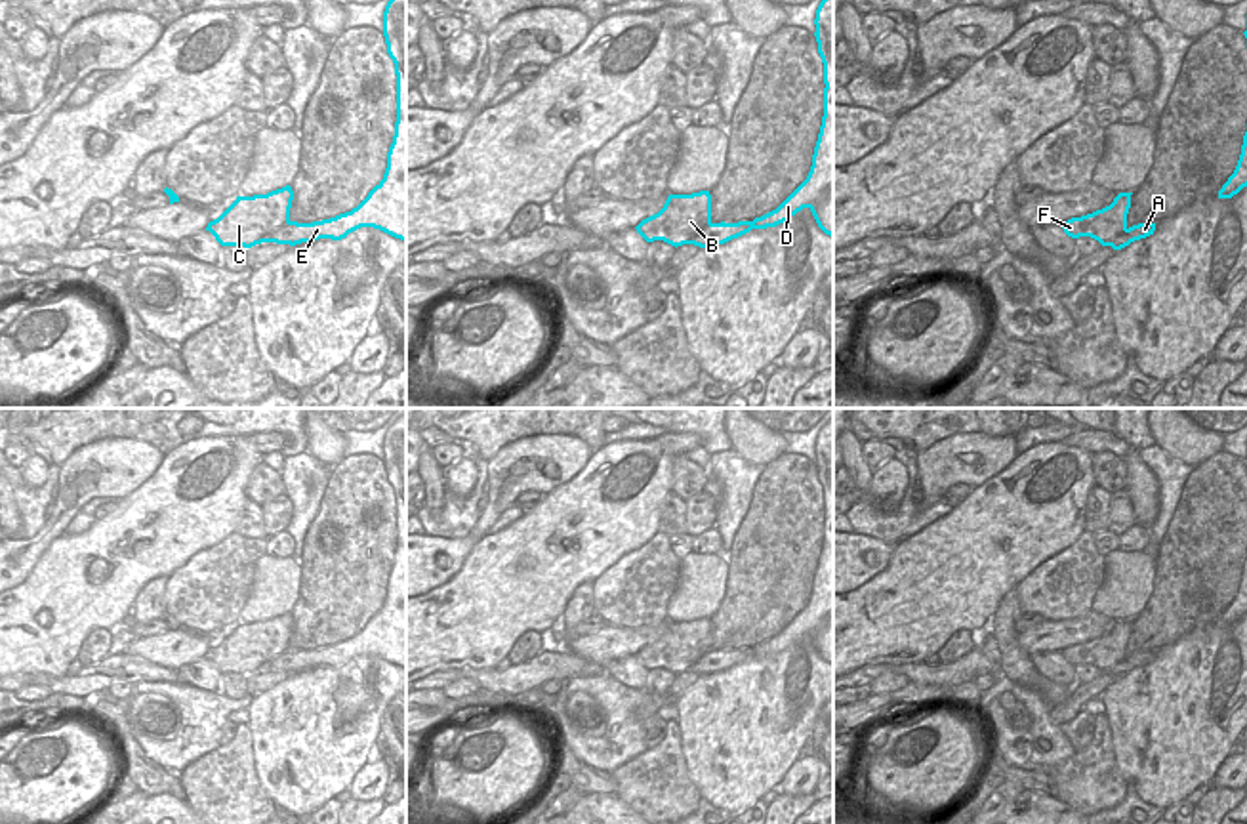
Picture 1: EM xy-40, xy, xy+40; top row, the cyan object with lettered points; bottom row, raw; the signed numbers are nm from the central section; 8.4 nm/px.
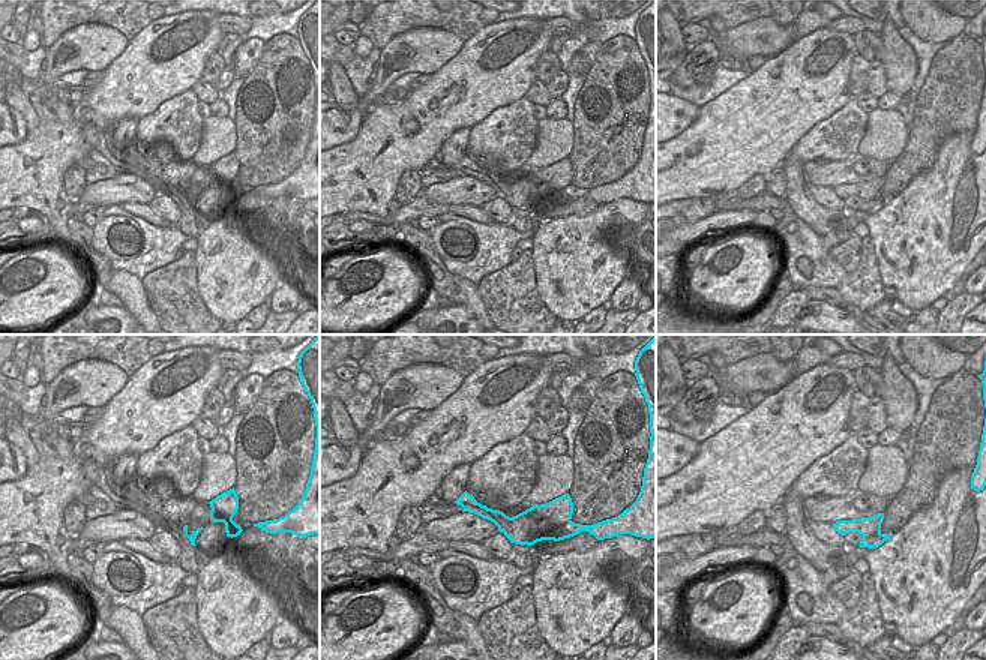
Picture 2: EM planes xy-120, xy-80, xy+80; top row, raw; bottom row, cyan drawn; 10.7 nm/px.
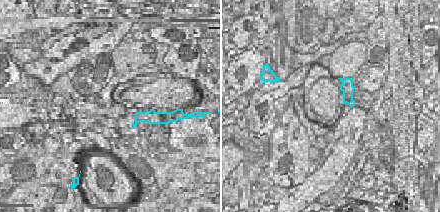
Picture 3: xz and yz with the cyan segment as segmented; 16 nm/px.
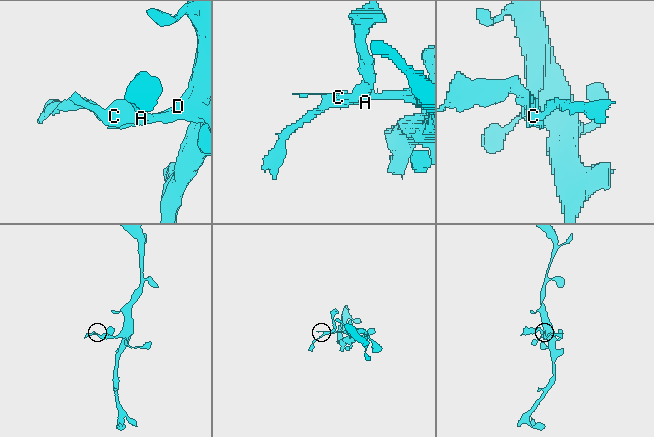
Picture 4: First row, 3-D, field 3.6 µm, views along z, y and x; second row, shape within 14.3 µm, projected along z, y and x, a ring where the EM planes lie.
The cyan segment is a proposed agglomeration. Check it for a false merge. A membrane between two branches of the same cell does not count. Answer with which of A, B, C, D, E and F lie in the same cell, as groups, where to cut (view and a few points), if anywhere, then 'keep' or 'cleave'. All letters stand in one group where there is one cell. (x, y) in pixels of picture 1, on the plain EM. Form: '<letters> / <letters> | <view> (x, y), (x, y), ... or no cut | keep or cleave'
A D E / B C F | xy-40 (288, 647), (264, 668) | cleave

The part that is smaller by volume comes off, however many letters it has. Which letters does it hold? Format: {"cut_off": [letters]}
{"cut_off": ["B", "C", "F"]}

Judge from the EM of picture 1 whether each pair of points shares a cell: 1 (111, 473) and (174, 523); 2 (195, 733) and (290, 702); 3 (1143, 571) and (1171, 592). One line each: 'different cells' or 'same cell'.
1: different cells
2: different cells
3: different cells

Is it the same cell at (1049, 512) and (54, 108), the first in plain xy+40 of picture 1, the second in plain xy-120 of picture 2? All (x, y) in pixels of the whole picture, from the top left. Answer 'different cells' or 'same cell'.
different cells

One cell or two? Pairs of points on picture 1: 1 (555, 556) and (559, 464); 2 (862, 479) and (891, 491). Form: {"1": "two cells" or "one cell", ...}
{"1": "two cells", "2": "two cells"}

